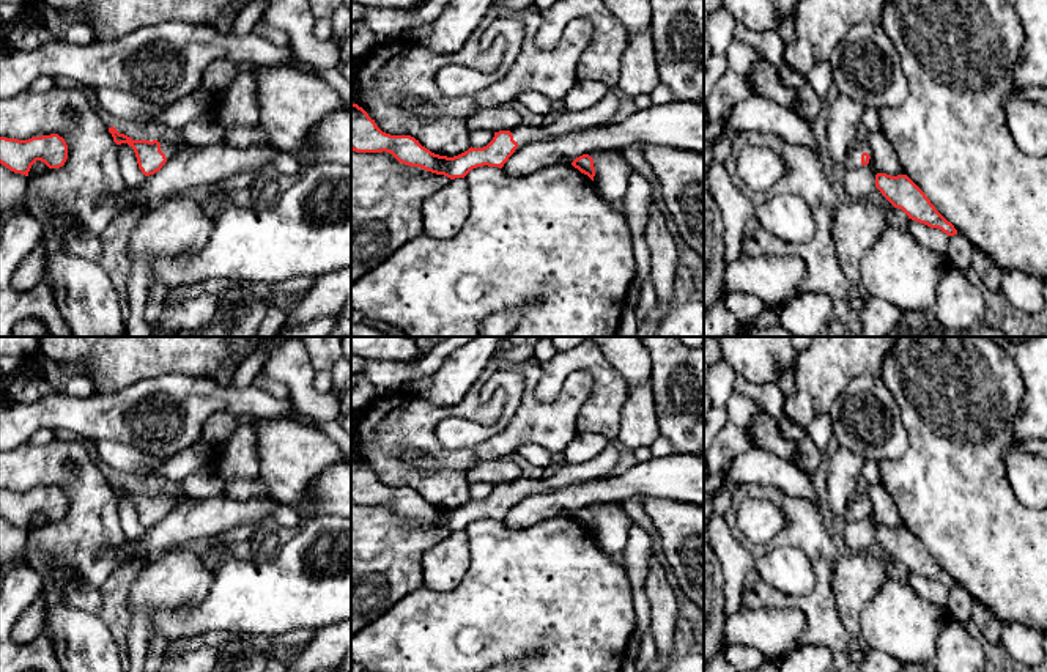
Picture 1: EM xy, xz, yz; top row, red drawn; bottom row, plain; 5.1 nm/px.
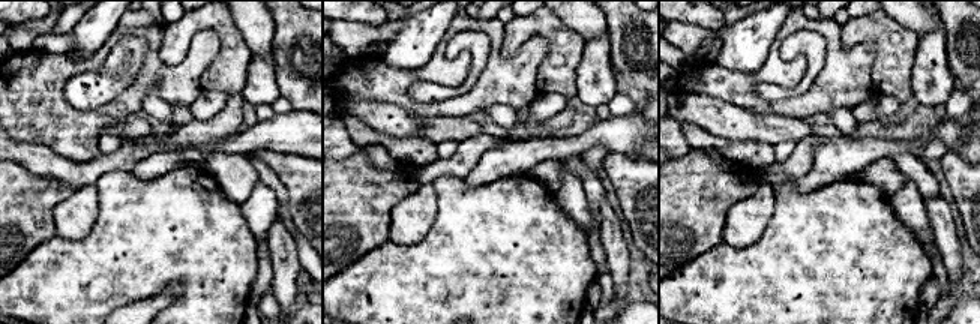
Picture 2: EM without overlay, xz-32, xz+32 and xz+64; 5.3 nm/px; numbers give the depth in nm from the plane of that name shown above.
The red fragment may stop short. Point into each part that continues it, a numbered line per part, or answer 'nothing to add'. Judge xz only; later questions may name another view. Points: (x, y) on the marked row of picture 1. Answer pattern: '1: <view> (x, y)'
1: xz (600, 114)

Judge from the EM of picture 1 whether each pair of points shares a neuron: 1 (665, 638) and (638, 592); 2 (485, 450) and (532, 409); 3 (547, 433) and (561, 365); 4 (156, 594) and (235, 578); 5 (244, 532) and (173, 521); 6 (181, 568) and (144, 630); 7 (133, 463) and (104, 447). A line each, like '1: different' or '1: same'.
1: different
2: same
3: different
4: different
5: different
6: same
7: same

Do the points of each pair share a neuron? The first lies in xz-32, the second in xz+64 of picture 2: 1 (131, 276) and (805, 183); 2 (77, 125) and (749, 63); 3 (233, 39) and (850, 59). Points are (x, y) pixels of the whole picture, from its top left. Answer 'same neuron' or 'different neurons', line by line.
1: different neurons
2: different neurons
3: different neurons

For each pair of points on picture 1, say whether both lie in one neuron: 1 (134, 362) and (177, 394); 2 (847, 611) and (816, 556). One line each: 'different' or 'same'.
1: different
2: different

